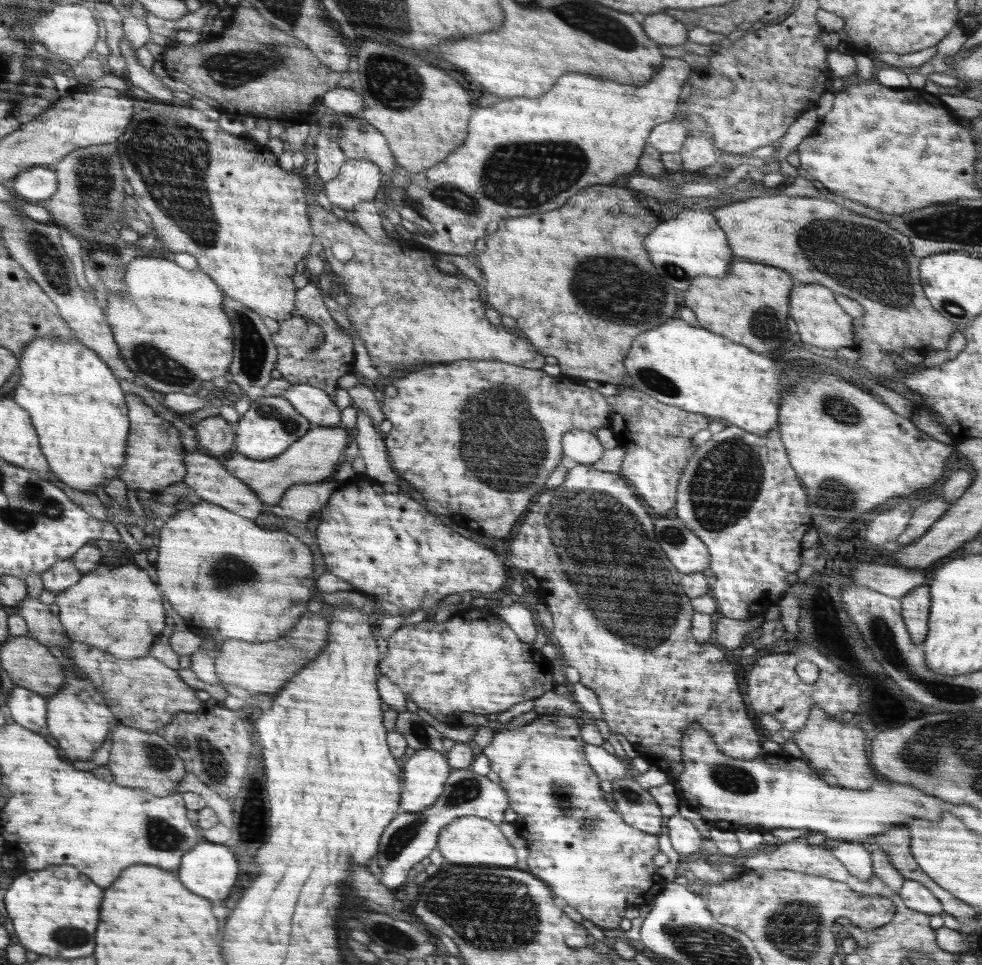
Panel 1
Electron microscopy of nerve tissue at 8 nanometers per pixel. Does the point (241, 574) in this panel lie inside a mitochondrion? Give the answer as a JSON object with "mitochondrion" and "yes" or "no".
{"mitochondrion":"yes"}

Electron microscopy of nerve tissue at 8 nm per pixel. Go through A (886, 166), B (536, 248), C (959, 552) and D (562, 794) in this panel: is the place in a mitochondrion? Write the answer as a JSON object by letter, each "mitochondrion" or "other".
{"A":"other","B":"other","C":"other","D":"mitochondrion"}

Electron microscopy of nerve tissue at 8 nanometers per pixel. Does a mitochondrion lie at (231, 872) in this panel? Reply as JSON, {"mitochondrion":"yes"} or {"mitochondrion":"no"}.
{"mitochondrion":"no"}

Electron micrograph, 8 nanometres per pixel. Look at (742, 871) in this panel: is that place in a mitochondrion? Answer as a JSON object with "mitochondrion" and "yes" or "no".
{"mitochondrion":"no"}

